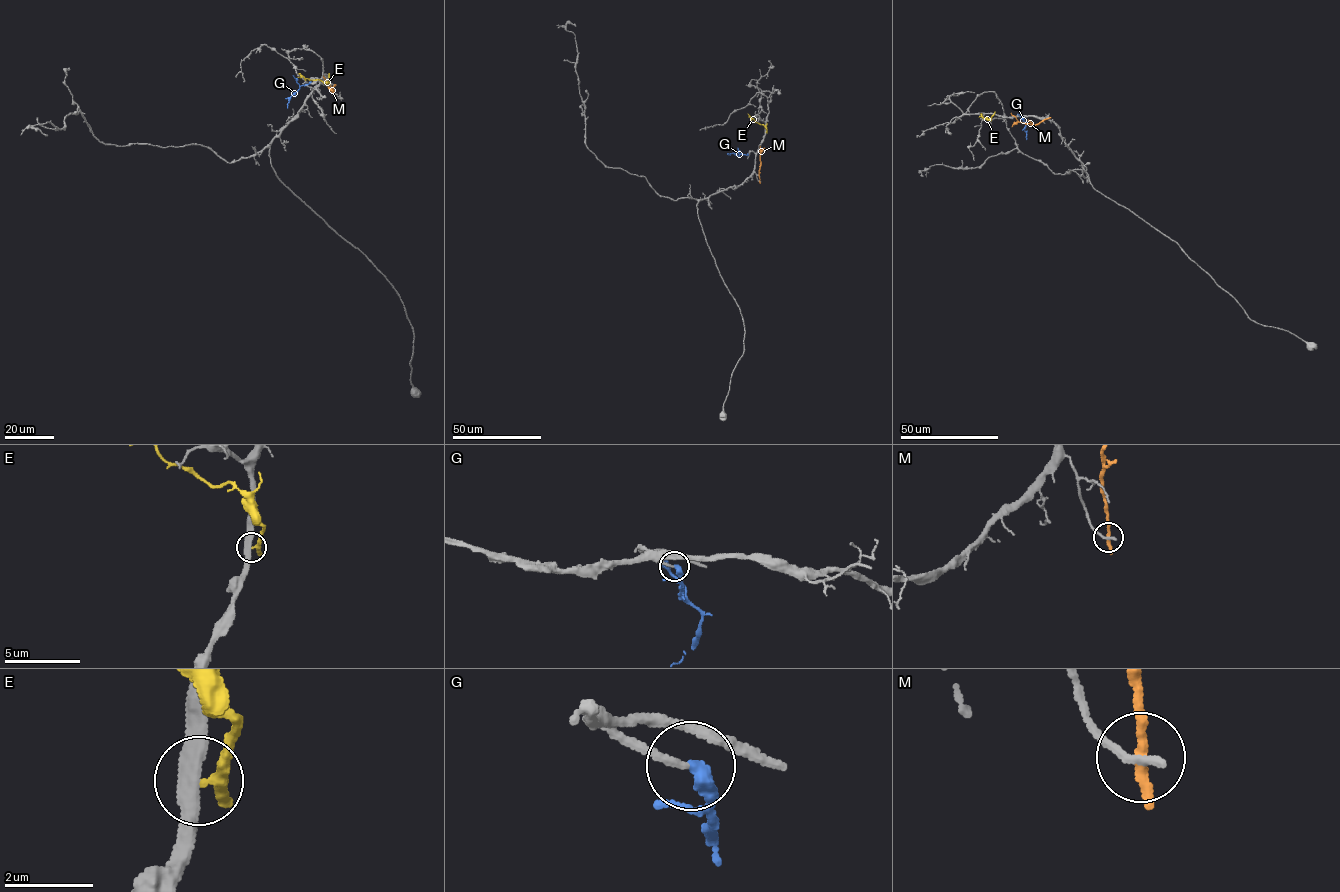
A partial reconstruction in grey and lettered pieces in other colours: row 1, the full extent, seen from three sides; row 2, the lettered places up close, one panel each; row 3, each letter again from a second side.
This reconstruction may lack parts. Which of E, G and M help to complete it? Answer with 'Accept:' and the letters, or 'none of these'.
Accept: G

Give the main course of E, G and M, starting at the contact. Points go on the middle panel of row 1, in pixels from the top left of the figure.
E: (766, 132), (763, 124), (747, 114)
G: (748, 154), (727, 153)
M: (760, 181), (760, 146)

